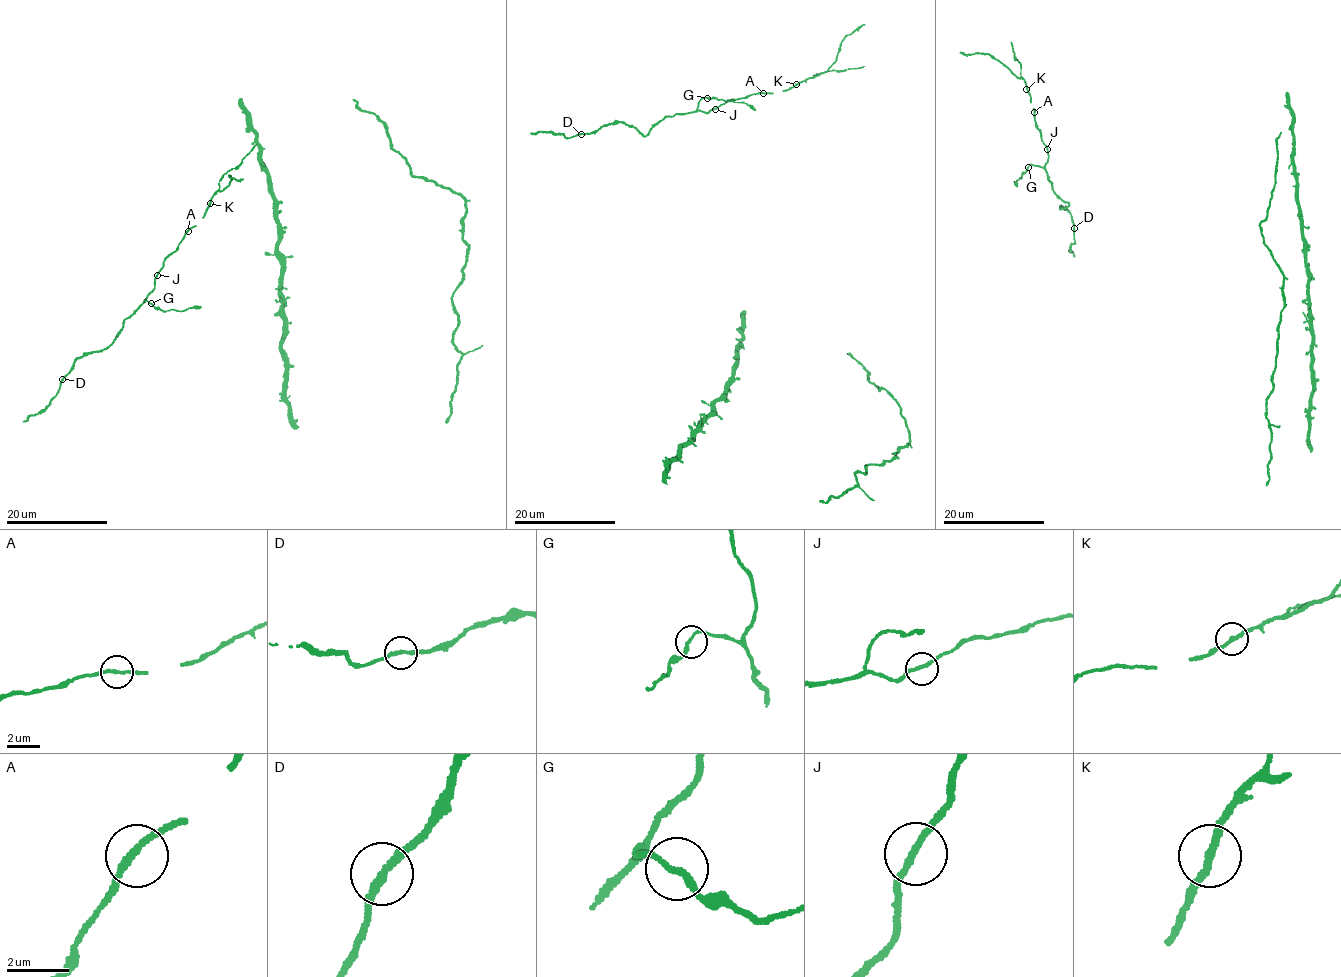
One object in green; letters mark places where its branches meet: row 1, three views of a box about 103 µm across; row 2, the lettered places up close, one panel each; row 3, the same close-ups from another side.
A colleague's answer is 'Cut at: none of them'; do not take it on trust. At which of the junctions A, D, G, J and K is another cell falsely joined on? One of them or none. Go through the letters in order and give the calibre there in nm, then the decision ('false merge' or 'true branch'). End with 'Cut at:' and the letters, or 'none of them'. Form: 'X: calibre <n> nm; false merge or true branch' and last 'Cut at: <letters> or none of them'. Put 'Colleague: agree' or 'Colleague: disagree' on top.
Colleague: agree
A: calibre 190 nm; true branch
D: calibre 220 nm; true branch
G: calibre 190 nm; true branch
J: calibre 200 nm; true branch
K: calibre 200 nm; true branch
Cut at: none of them

